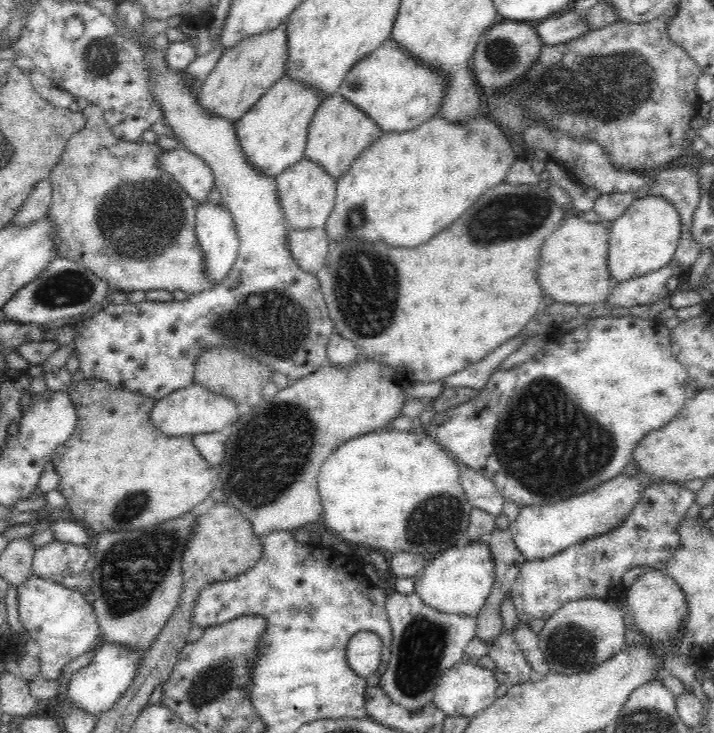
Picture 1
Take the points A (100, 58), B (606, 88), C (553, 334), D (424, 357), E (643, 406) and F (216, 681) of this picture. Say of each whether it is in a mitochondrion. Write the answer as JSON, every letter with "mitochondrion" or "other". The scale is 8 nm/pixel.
{"A":"mitochondrion","B":"mitochondrion","C":"other","D":"other","E":"other","F":"mitochondrion"}

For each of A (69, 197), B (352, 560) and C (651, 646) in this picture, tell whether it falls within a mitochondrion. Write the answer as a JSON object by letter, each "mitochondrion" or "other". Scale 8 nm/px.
{"A":"other","B":"other","C":"other"}

